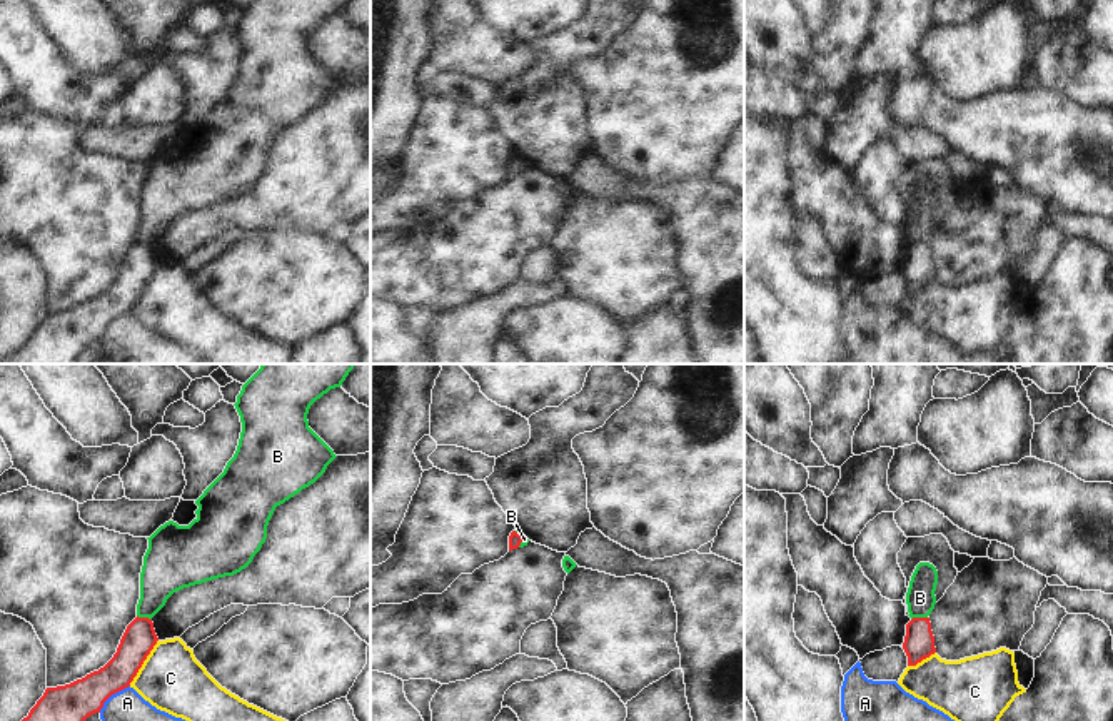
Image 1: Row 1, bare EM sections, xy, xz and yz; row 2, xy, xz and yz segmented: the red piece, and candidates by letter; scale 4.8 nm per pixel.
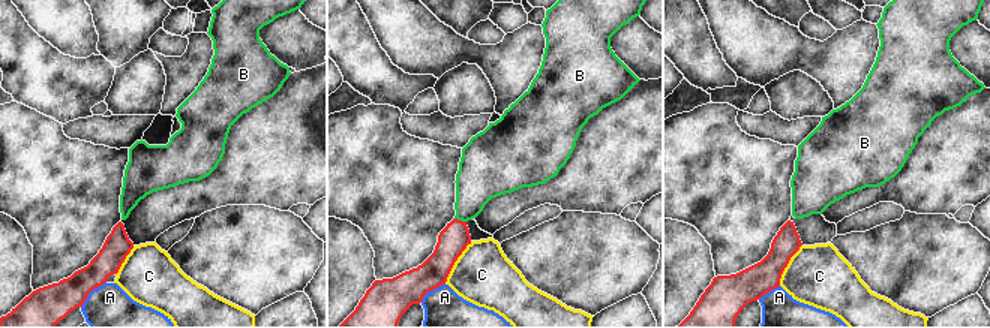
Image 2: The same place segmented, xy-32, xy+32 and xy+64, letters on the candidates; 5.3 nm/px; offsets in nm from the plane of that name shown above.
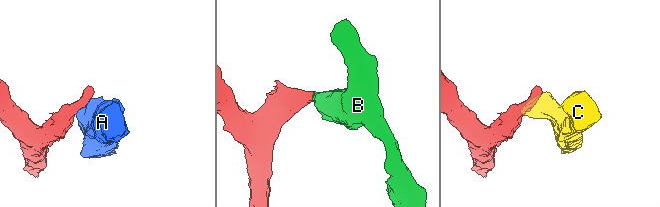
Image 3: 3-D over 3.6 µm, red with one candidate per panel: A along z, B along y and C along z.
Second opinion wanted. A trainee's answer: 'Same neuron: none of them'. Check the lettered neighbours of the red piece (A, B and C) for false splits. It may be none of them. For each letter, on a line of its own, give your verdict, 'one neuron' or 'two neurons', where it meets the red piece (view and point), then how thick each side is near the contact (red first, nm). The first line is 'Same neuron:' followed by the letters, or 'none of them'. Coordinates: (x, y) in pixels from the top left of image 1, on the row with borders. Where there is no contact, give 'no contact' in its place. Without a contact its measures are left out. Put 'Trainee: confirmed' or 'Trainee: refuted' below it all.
Same neuron: none of them
A: two neurons; meets red in xy at (112, 693); 190 nm thick on the red side, 160 nm on the other
B: two neurons; meets red in yz at (918, 618); 150 nm thick on the red side, 140 nm on the other
C: two neurons; meets red in xy at (142, 663); 160 nm thick on the red side, 300 nm on the other
Trainee: confirmed

